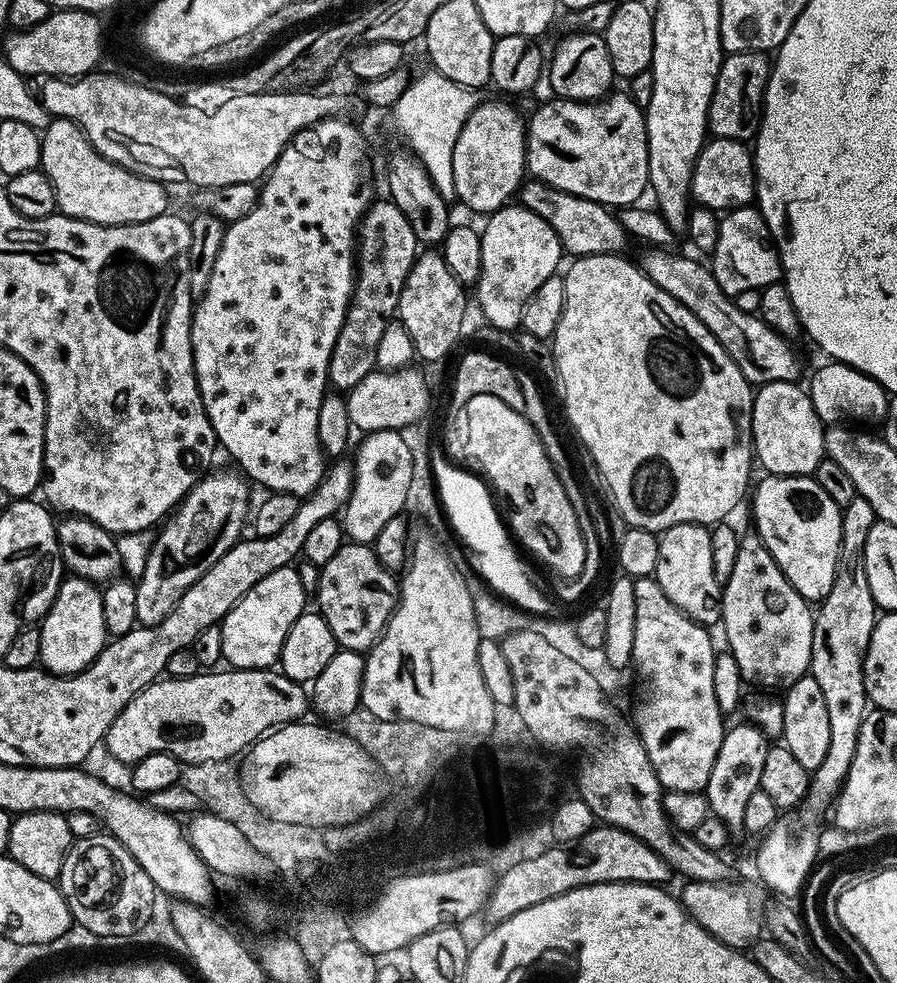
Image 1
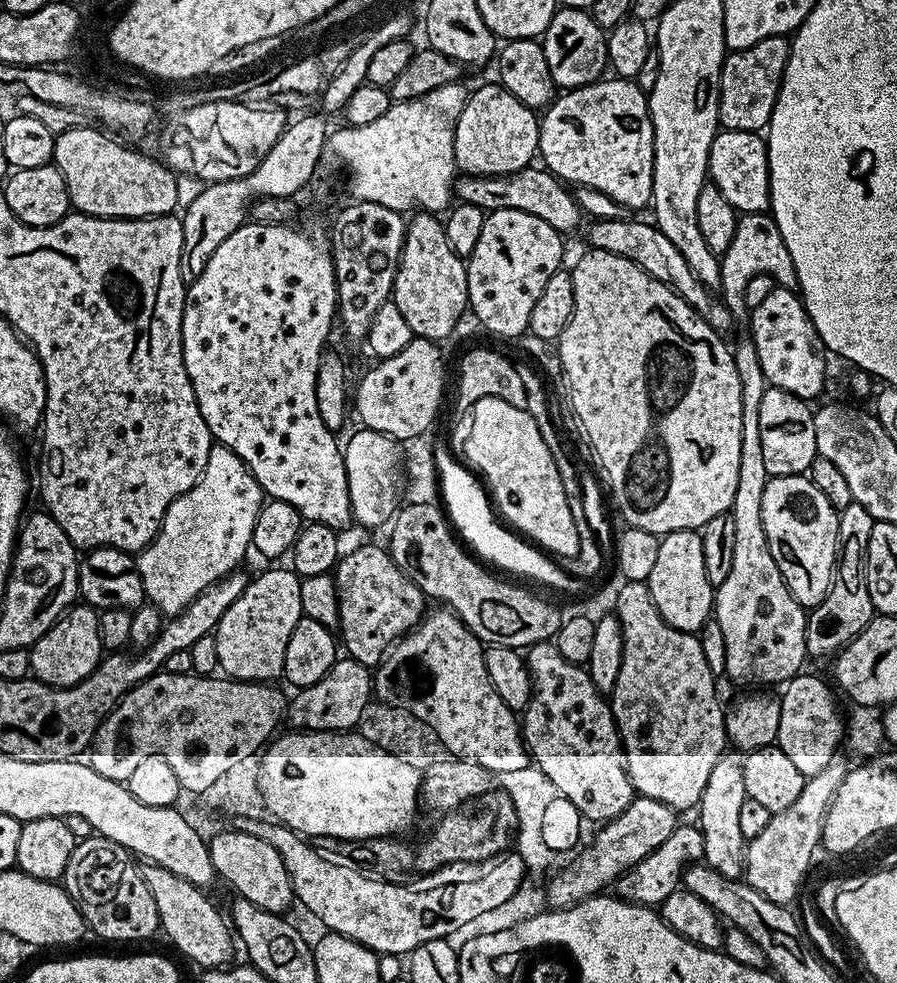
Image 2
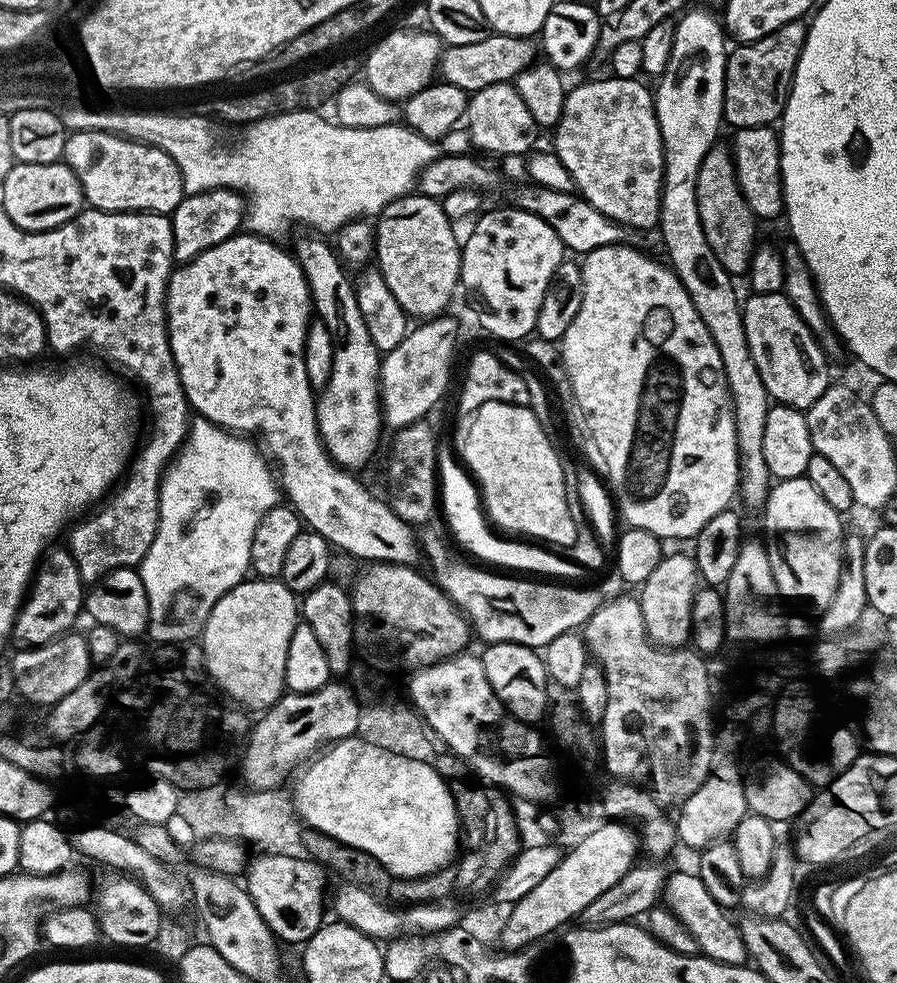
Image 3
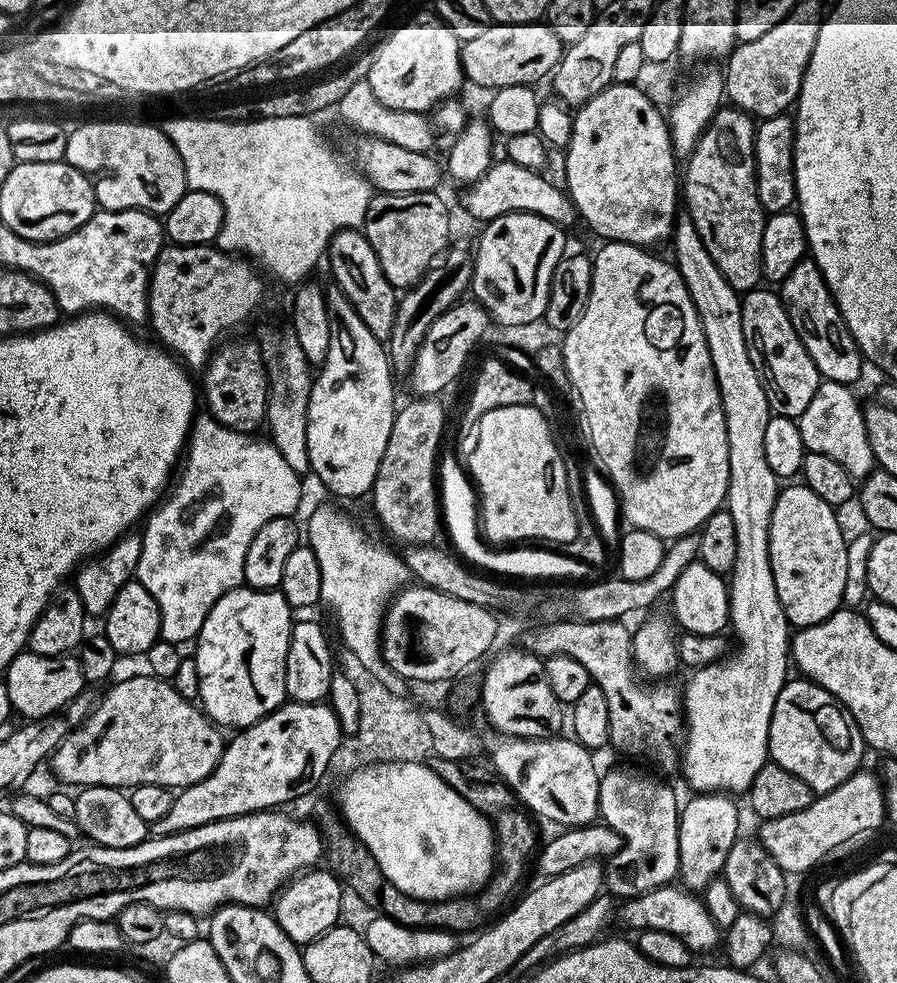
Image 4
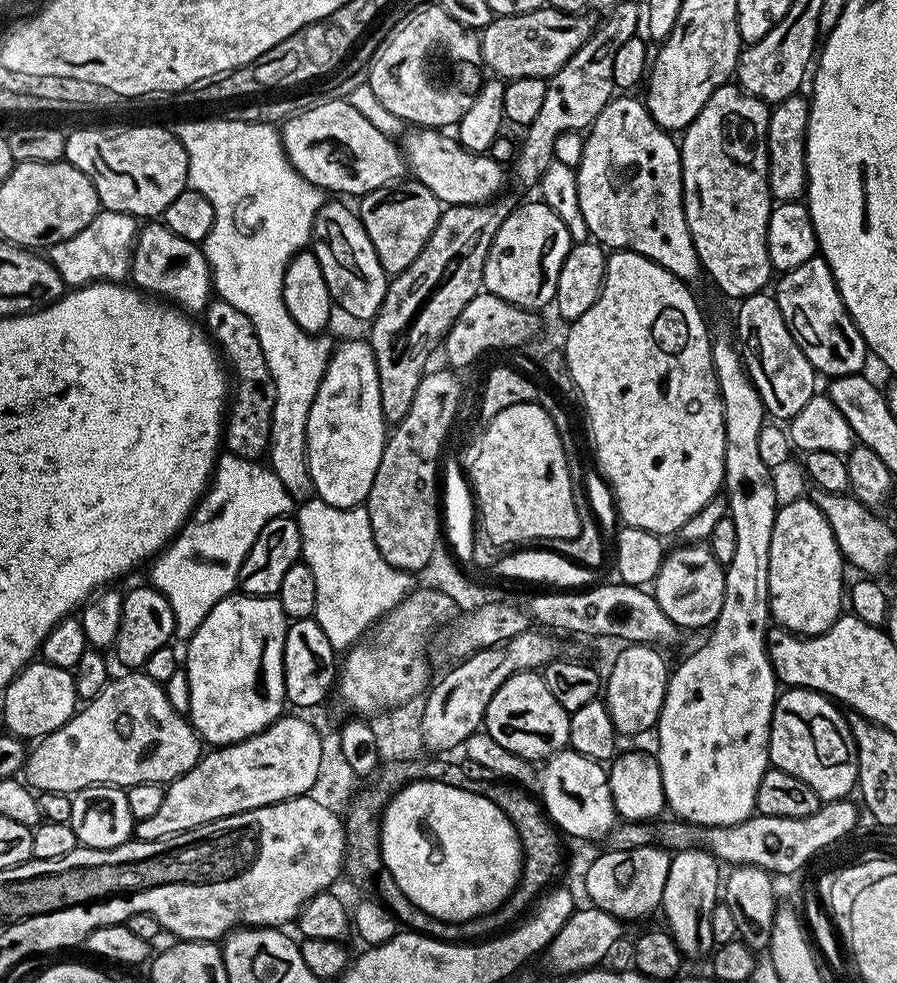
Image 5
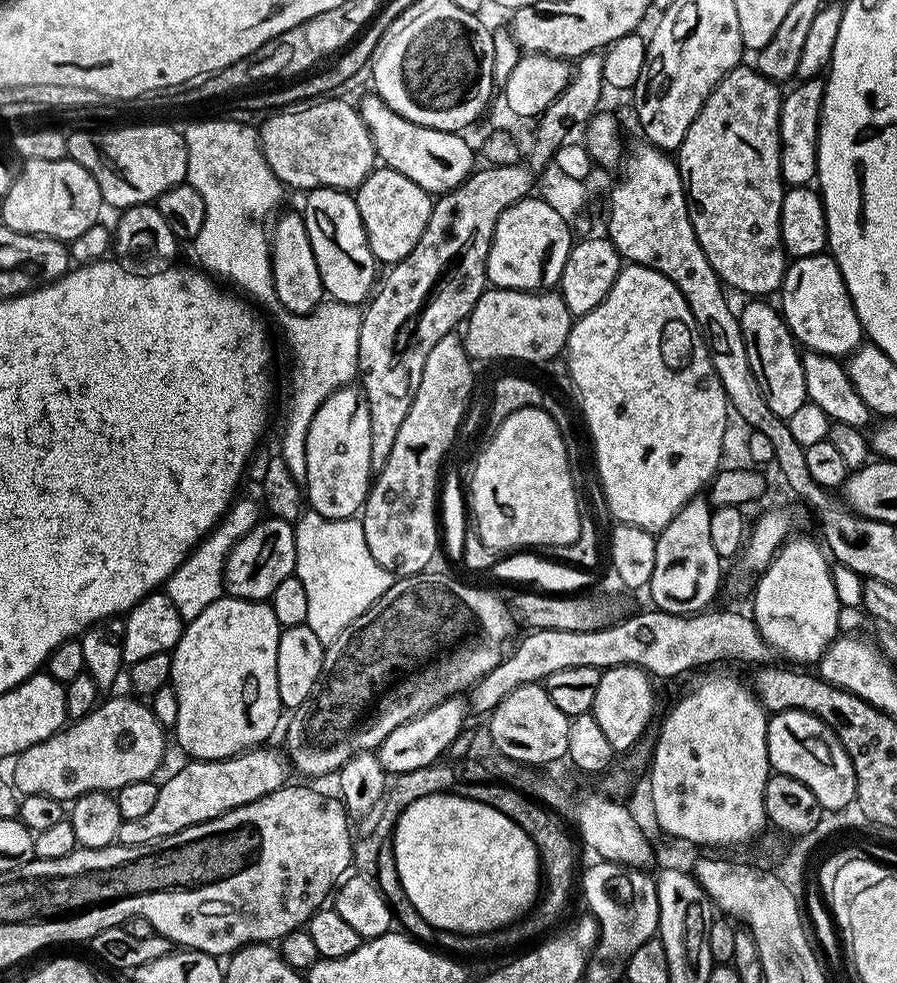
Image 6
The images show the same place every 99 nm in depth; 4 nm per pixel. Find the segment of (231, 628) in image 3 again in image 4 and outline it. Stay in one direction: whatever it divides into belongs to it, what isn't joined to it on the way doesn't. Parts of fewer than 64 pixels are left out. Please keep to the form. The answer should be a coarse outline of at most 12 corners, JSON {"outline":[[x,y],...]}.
{"outline":[[241,586],[194,641],[199,707],[243,730],[286,700],[294,609]]}

